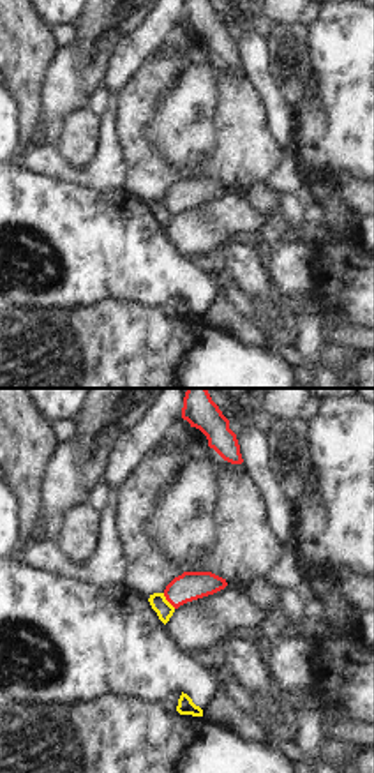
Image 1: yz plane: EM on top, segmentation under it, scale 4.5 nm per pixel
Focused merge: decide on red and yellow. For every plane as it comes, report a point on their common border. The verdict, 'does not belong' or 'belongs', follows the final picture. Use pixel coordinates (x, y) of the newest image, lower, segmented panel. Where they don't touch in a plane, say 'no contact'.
meets red at (168, 600)

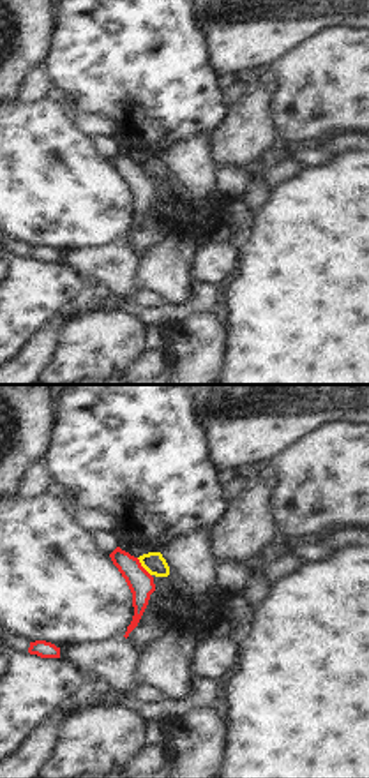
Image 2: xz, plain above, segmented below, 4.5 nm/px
meets red at (142, 567)

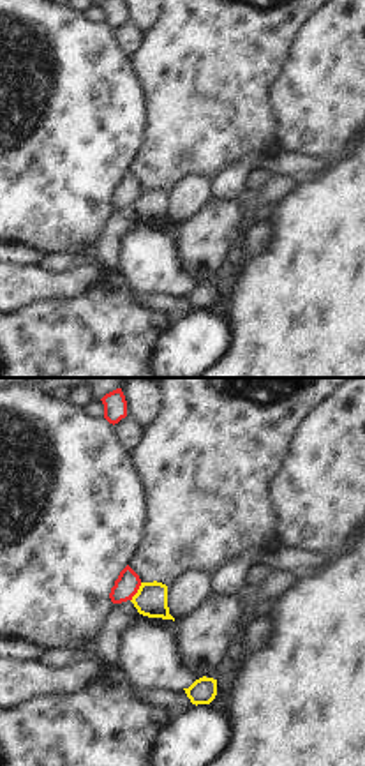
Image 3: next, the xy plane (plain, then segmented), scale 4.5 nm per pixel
meets red at (136, 592)

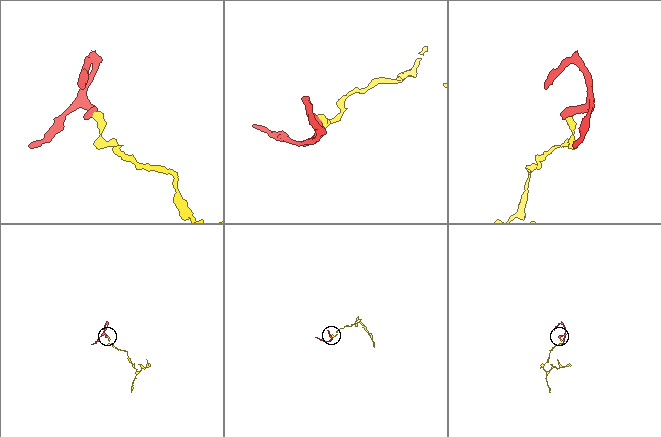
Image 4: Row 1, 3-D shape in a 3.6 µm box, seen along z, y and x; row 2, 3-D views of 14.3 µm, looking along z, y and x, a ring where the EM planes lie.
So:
does not belong

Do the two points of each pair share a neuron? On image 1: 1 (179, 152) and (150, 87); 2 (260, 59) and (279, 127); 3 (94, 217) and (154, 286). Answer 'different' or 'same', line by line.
1: different
2: same
3: same

